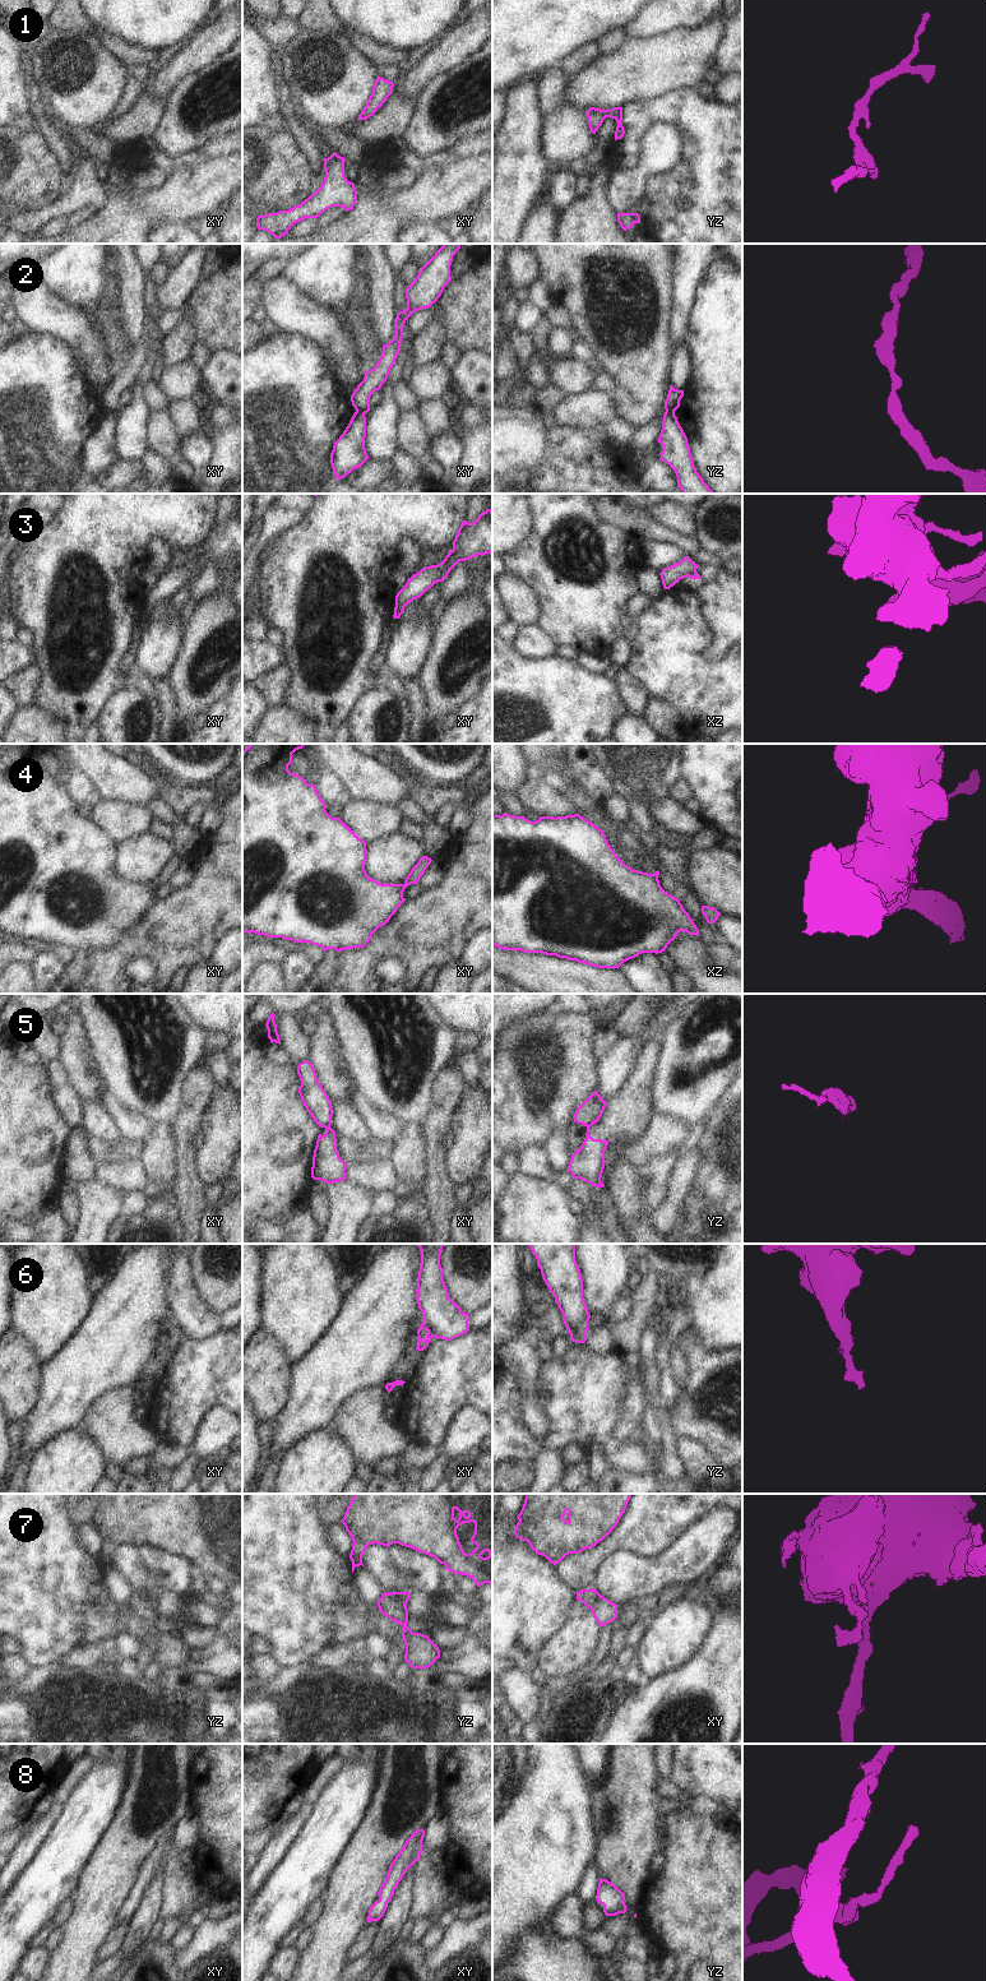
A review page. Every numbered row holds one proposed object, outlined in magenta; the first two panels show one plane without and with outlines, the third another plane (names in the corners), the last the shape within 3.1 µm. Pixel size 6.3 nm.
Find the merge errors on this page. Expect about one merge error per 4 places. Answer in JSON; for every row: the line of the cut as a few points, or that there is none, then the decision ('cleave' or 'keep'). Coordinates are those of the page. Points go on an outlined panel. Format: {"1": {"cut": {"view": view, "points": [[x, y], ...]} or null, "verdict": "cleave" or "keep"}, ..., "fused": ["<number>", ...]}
{"1": {"cut": null, "verdict": "keep"}, "2": {"cut": {"view": "xy", "points": [[356, 410], [364, 415]]}, "verdict": "cleave"}, "3": {"cut": {"view": "xz", "points": [[695, 570], [688, 575]]}, "verdict": "cleave"}, "4": {"cut": {"view": "xy", "points": [[403, 884], [406, 887]]}, "verdict": "cleave"}, "5": {"cut": {"view": "xy", "points": [[329, 1125], [325, 1128]]}, "verdict": "cleave"}, "6": {"cut": {"view": "yz", "points": [[566, 1325], [573, 1331], [584, 1333]]}, "verdict": "cleave"}, "7": {"cut": {"view": "yz", "points": [[388, 1593], [396, 1595], [406, 1604]]}, "verdict": "cleave"}, "8": {"cut": null, "verdict": "keep"}, "fused": ["2", "3", "4", "5", "6", "7"]}

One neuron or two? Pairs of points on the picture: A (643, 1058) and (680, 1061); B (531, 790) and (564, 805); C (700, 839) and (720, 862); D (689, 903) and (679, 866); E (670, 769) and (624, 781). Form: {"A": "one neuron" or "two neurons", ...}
{"A": "two neurons", "B": "one neuron", "C": "two neurons", "D": "one neuron", "E": "one neuron"}

